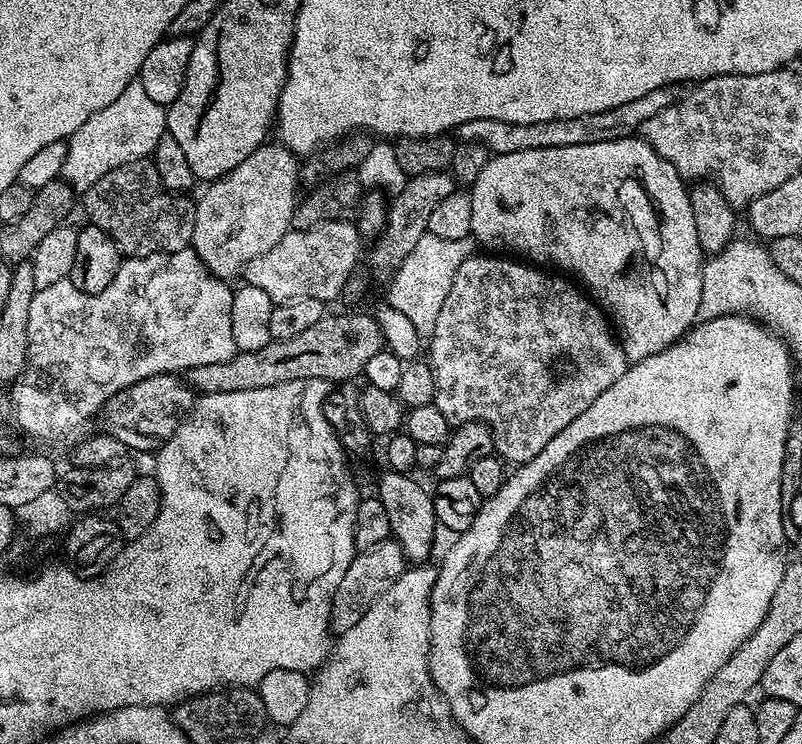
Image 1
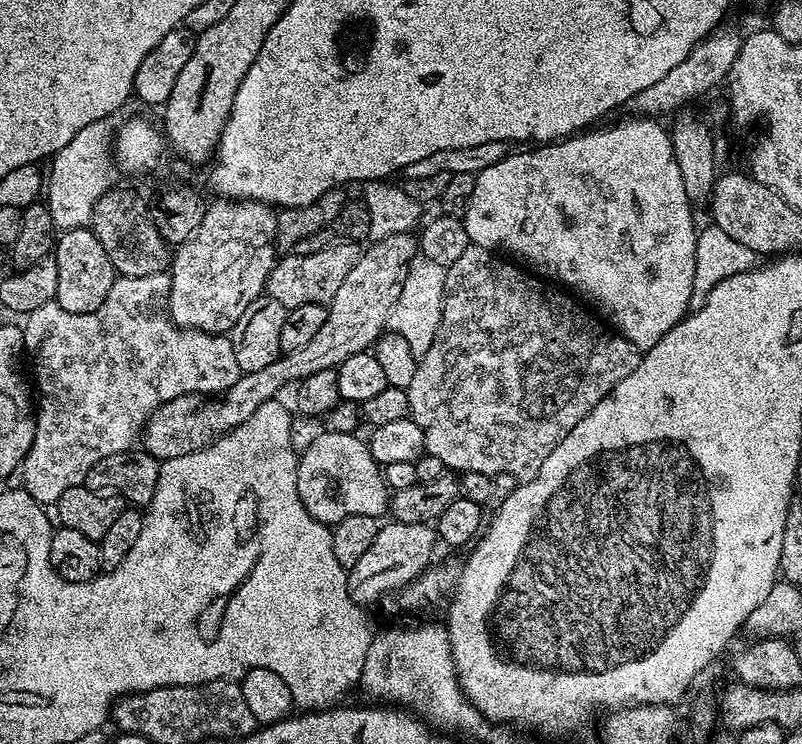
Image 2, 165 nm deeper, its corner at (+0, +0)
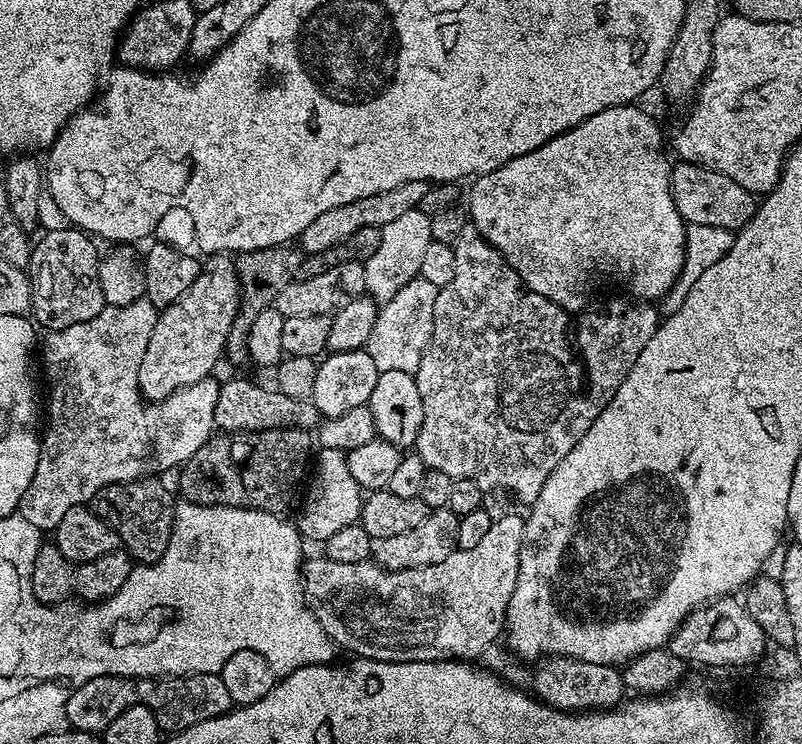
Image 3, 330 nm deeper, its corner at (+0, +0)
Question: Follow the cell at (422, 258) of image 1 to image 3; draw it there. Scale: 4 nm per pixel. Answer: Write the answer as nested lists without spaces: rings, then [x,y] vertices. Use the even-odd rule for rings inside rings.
[[[418,275],[394,298],[383,301],[379,305],[374,330],[370,330],[370,338],[366,350],[370,358],[374,358],[374,366],[378,366],[380,373],[404,371],[415,373],[422,362],[422,354],[428,349],[434,326],[434,302],[438,288],[434,283]]]

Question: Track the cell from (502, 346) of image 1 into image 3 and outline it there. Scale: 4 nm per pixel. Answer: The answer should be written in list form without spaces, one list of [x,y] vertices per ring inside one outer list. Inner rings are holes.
[[[471,226],[464,228],[451,247],[454,254],[454,278],[437,291],[432,337],[428,349],[422,354],[422,362],[414,373],[419,397],[422,398],[422,424],[418,430],[414,452],[422,458],[427,468],[442,470],[442,474],[450,474],[452,481],[469,480],[485,490],[501,488],[504,492],[513,492],[524,506],[531,506],[538,498],[538,494],[542,494],[542,486],[546,486],[546,478],[550,478],[558,462],[562,462],[566,454],[570,454],[570,450],[578,446],[582,434],[590,430],[594,418],[598,418],[598,414],[606,410],[610,398],[614,398],[618,386],[622,386],[622,382],[630,374],[630,366],[638,362],[638,354],[642,354],[646,342],[654,338],[658,312],[651,303],[633,302],[631,299],[623,298],[624,300],[614,301],[605,312],[584,310],[579,314],[573,314],[565,308],[559,308],[554,302],[542,298],[542,294],[534,294],[534,290],[527,288],[522,278],[504,261],[500,251],[490,246],[490,242],[482,239],[478,229]]]

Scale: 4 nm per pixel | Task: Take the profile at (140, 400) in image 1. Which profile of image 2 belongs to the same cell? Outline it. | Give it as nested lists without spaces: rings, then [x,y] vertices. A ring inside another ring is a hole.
[[[415,235],[391,236],[375,241],[373,248],[365,247],[354,270],[346,274],[338,294],[326,306],[326,322],[318,334],[302,350],[285,352],[279,360],[270,362],[262,370],[245,372],[219,398],[179,396],[153,410],[152,417],[144,423],[142,433],[143,451],[149,452],[161,462],[170,458],[182,458],[182,454],[196,452],[212,443],[218,436],[237,428],[258,406],[267,400],[275,400],[280,391],[289,384],[295,385],[318,370],[335,370],[346,358],[359,352],[367,352],[375,345],[381,334],[388,328],[390,310],[402,294],[402,282],[406,282],[408,267],[418,256],[418,240]]]

